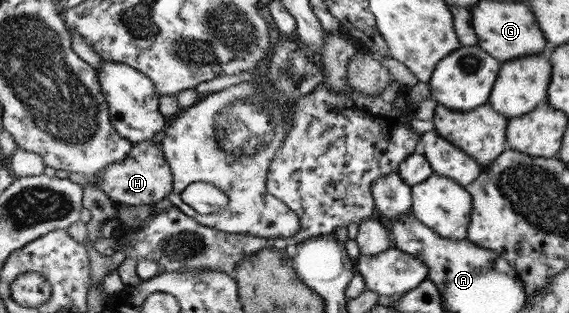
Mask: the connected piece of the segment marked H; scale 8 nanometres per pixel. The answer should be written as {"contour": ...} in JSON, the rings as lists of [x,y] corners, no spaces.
{"contour":[[[146,140],[138,142],[122,161],[109,165],[95,177],[96,187],[104,191],[116,207],[120,205],[151,205],[164,199],[174,187],[171,167],[163,154],[160,141]]]}

